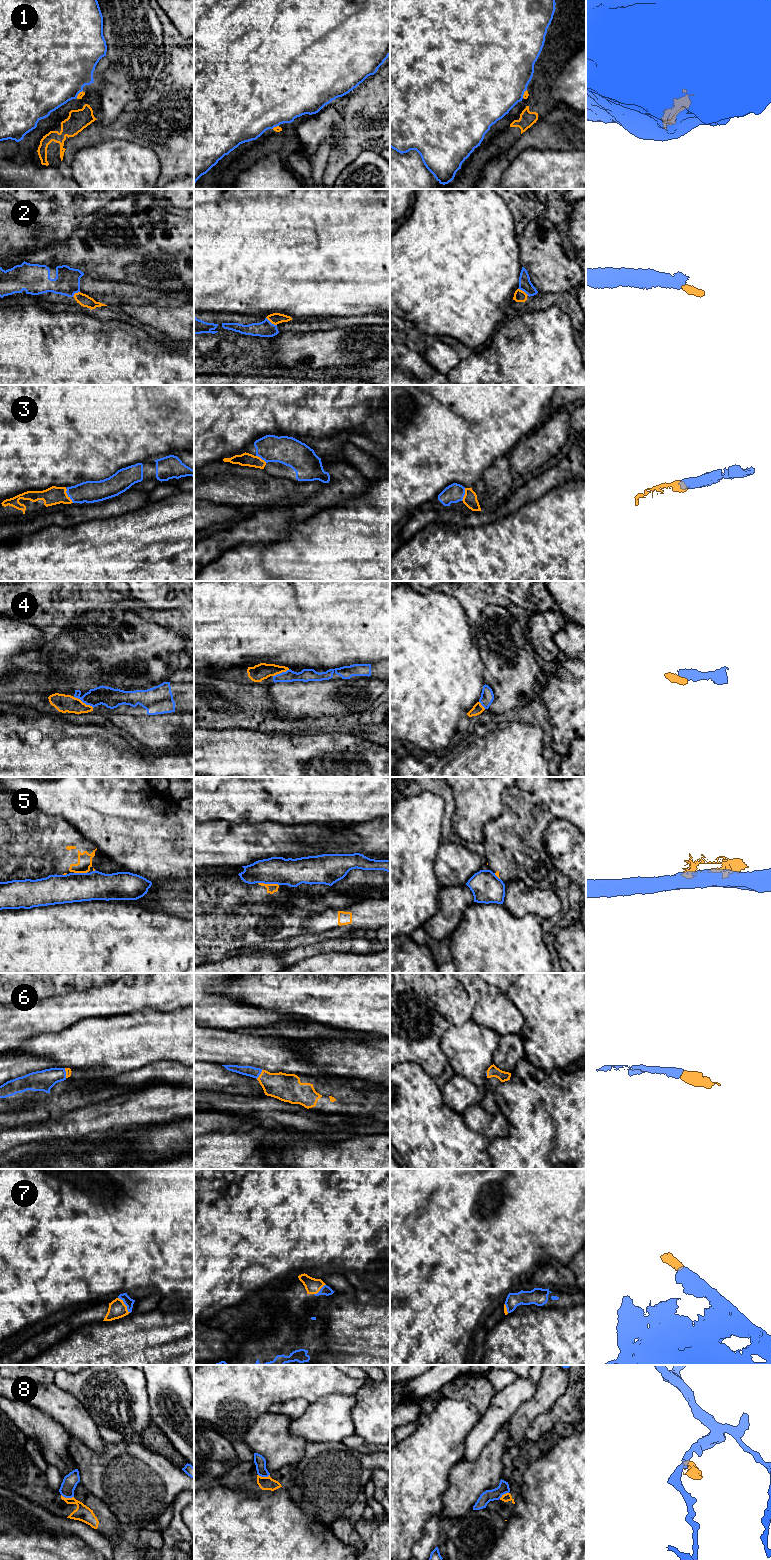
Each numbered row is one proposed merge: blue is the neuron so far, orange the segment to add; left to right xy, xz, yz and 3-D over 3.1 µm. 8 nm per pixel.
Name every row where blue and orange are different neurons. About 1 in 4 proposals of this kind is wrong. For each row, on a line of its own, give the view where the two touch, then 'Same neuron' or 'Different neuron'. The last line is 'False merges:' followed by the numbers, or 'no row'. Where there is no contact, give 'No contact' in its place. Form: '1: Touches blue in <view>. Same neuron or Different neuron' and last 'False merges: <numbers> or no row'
1: Touches blue in xy. Different neuron
2: Touches blue in xz. Same neuron
3: Touches blue in xy. Same neuron
4: Touches blue in xy. Same neuron
5: Touches blue in xz. Different neuron
6: Touches blue in xz. Same neuron
7: Touches blue in xy. Same neuron
8: Touches blue in xy. Different neuron
False merges: 1, 5, 8

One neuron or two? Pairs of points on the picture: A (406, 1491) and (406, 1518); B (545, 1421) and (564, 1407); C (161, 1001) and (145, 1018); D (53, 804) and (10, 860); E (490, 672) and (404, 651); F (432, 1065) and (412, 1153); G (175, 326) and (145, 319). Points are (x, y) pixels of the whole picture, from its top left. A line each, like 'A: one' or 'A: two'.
A: one
B: one
C: two
D: two
E: two
F: two
G: one

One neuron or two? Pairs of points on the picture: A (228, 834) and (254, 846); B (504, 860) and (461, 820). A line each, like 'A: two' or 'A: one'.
A: one
B: two

